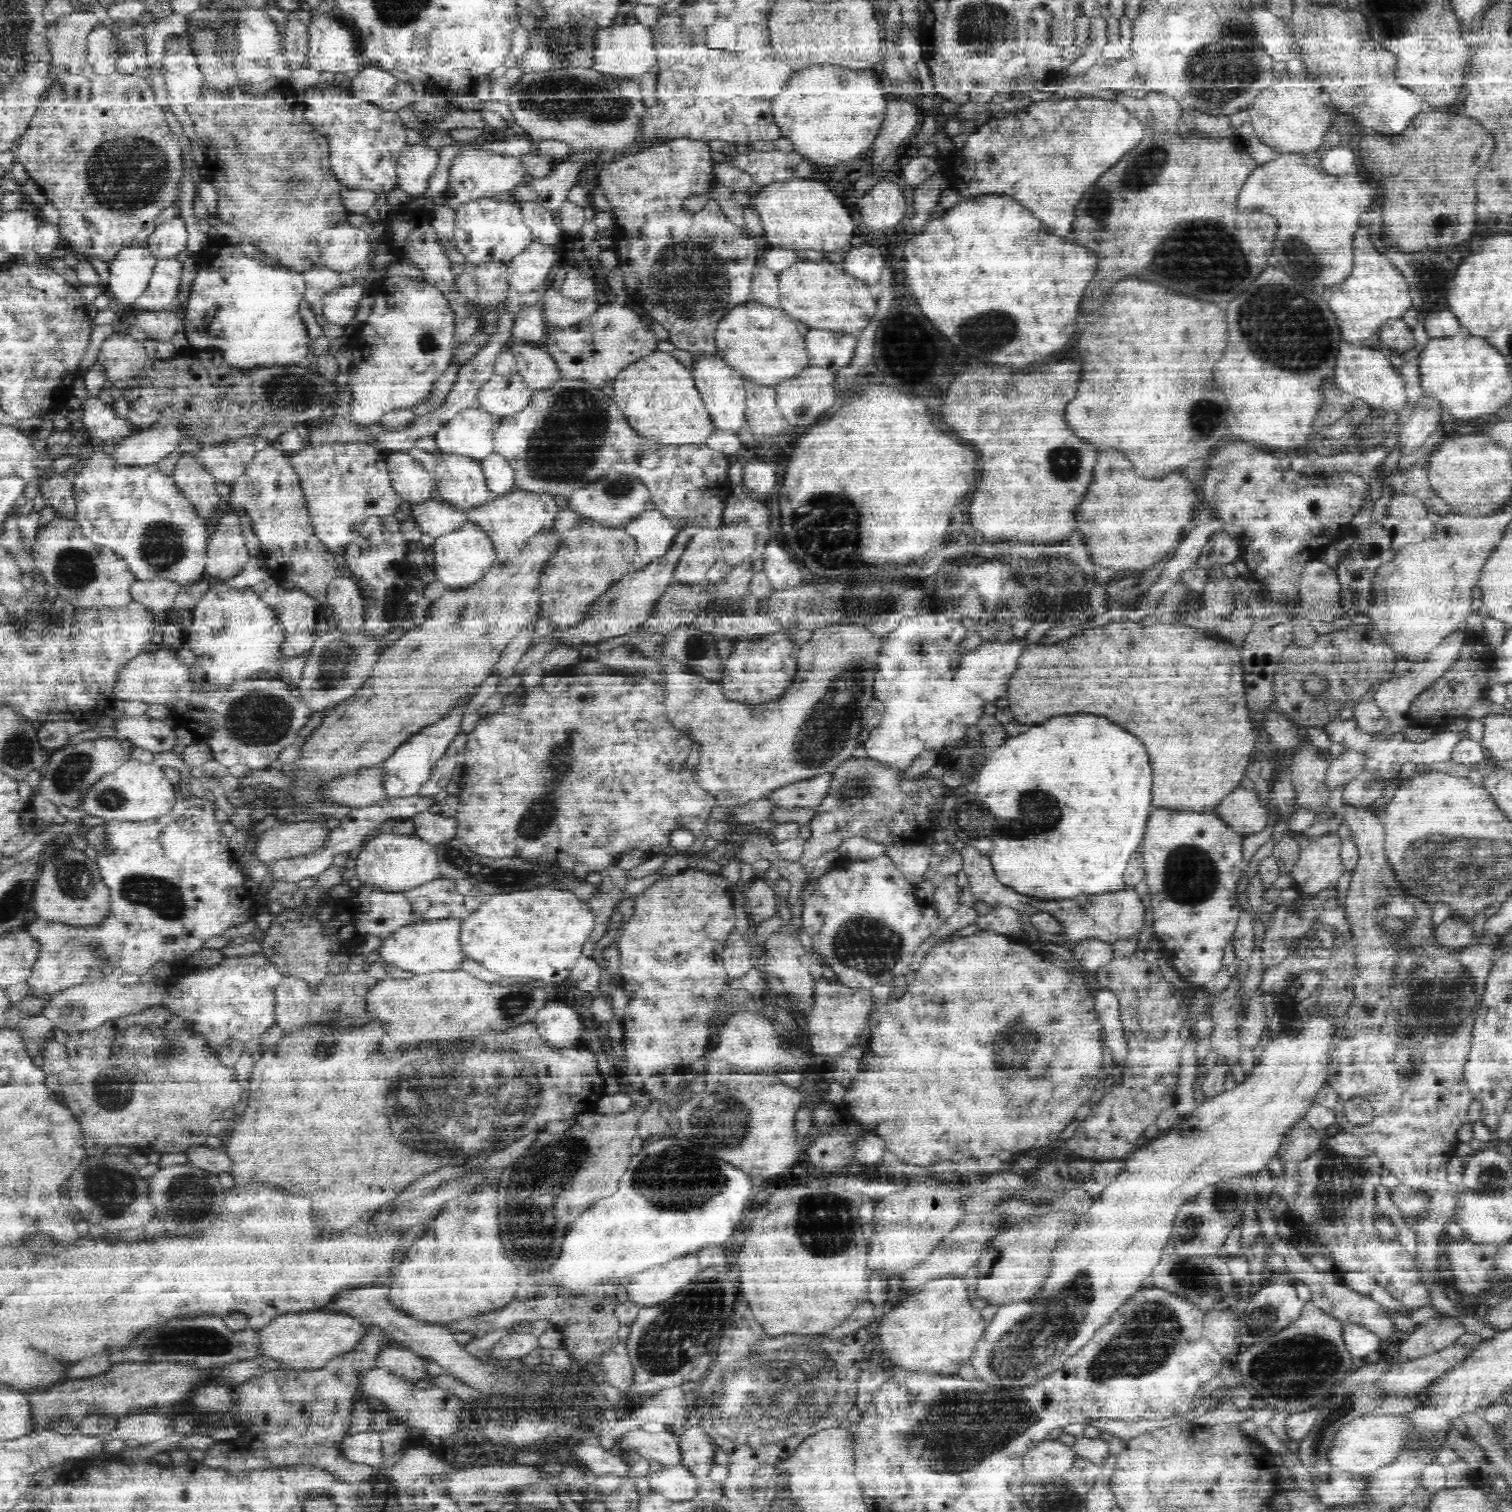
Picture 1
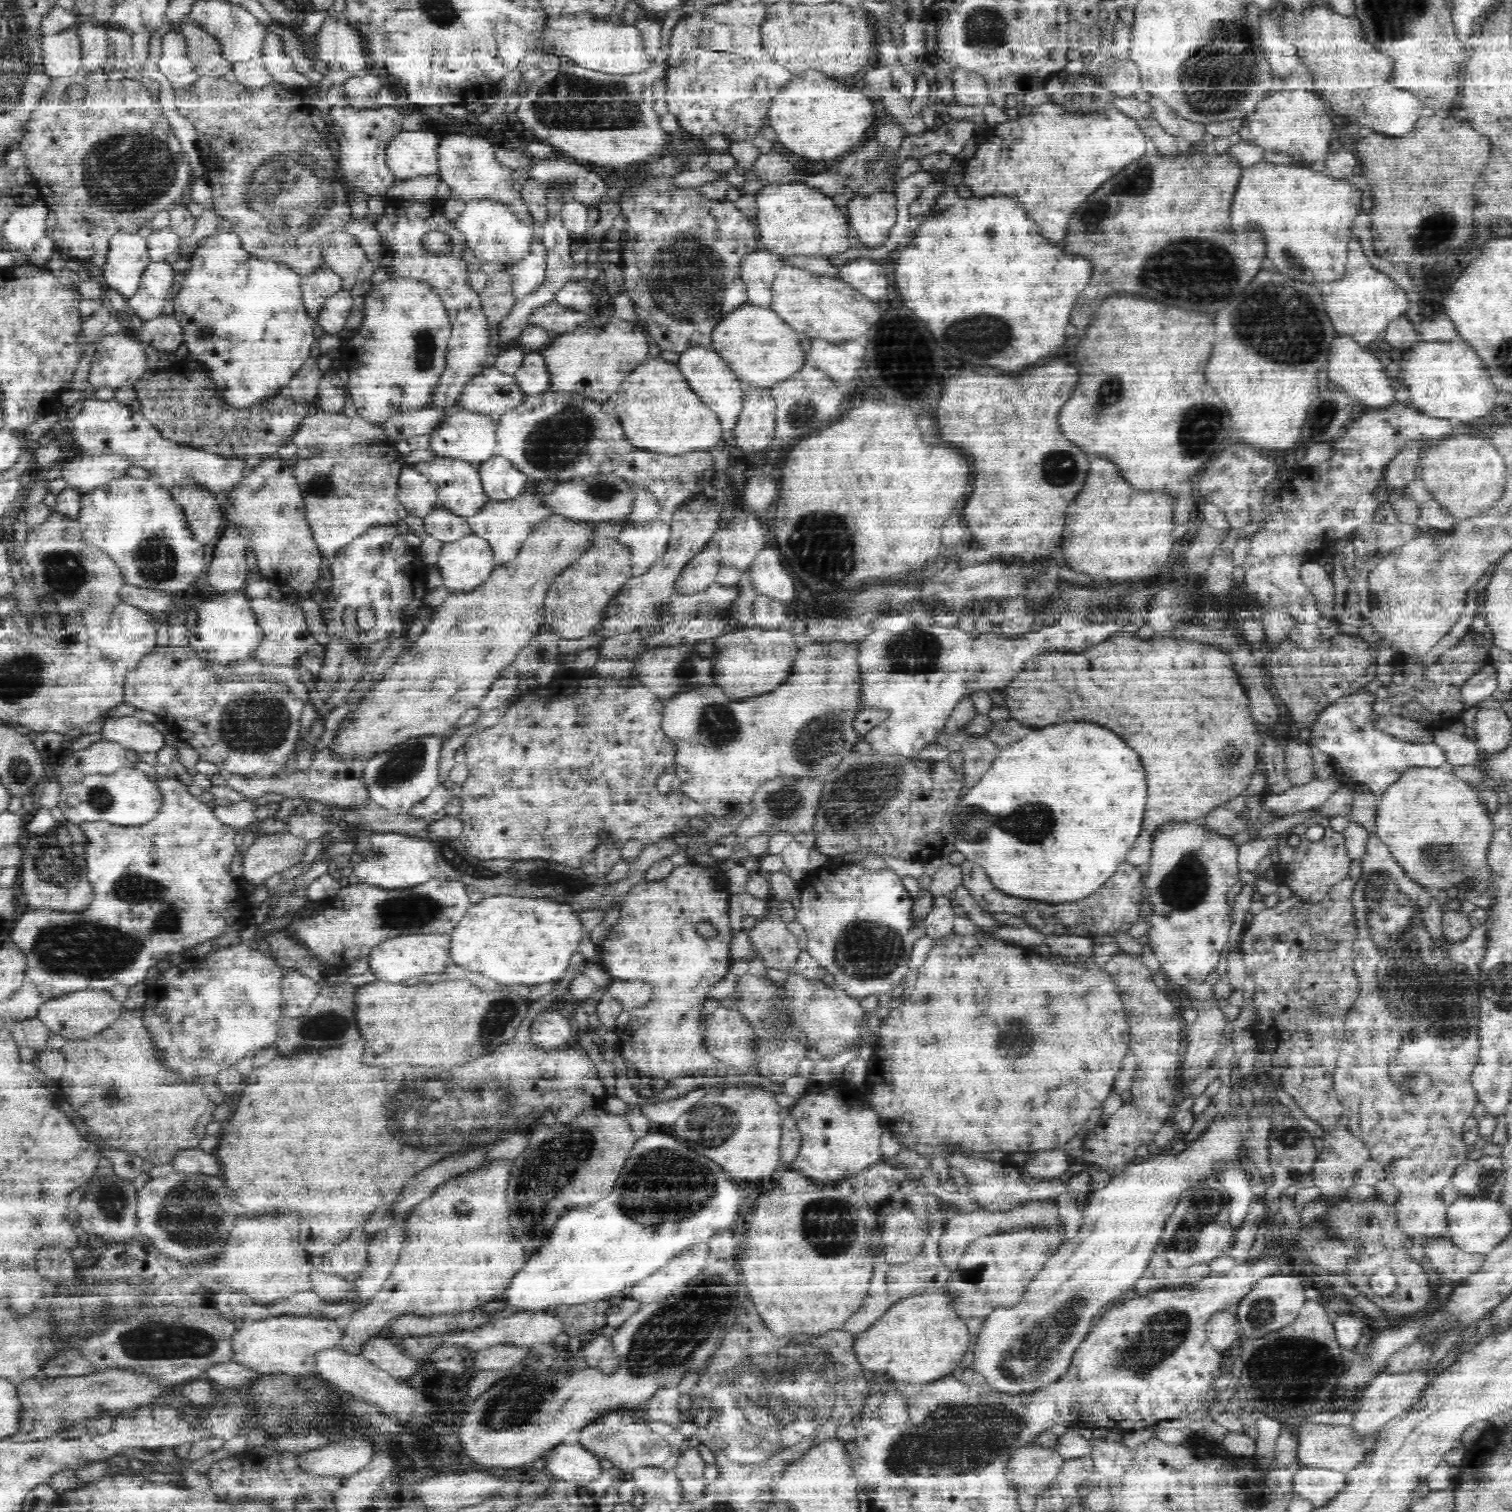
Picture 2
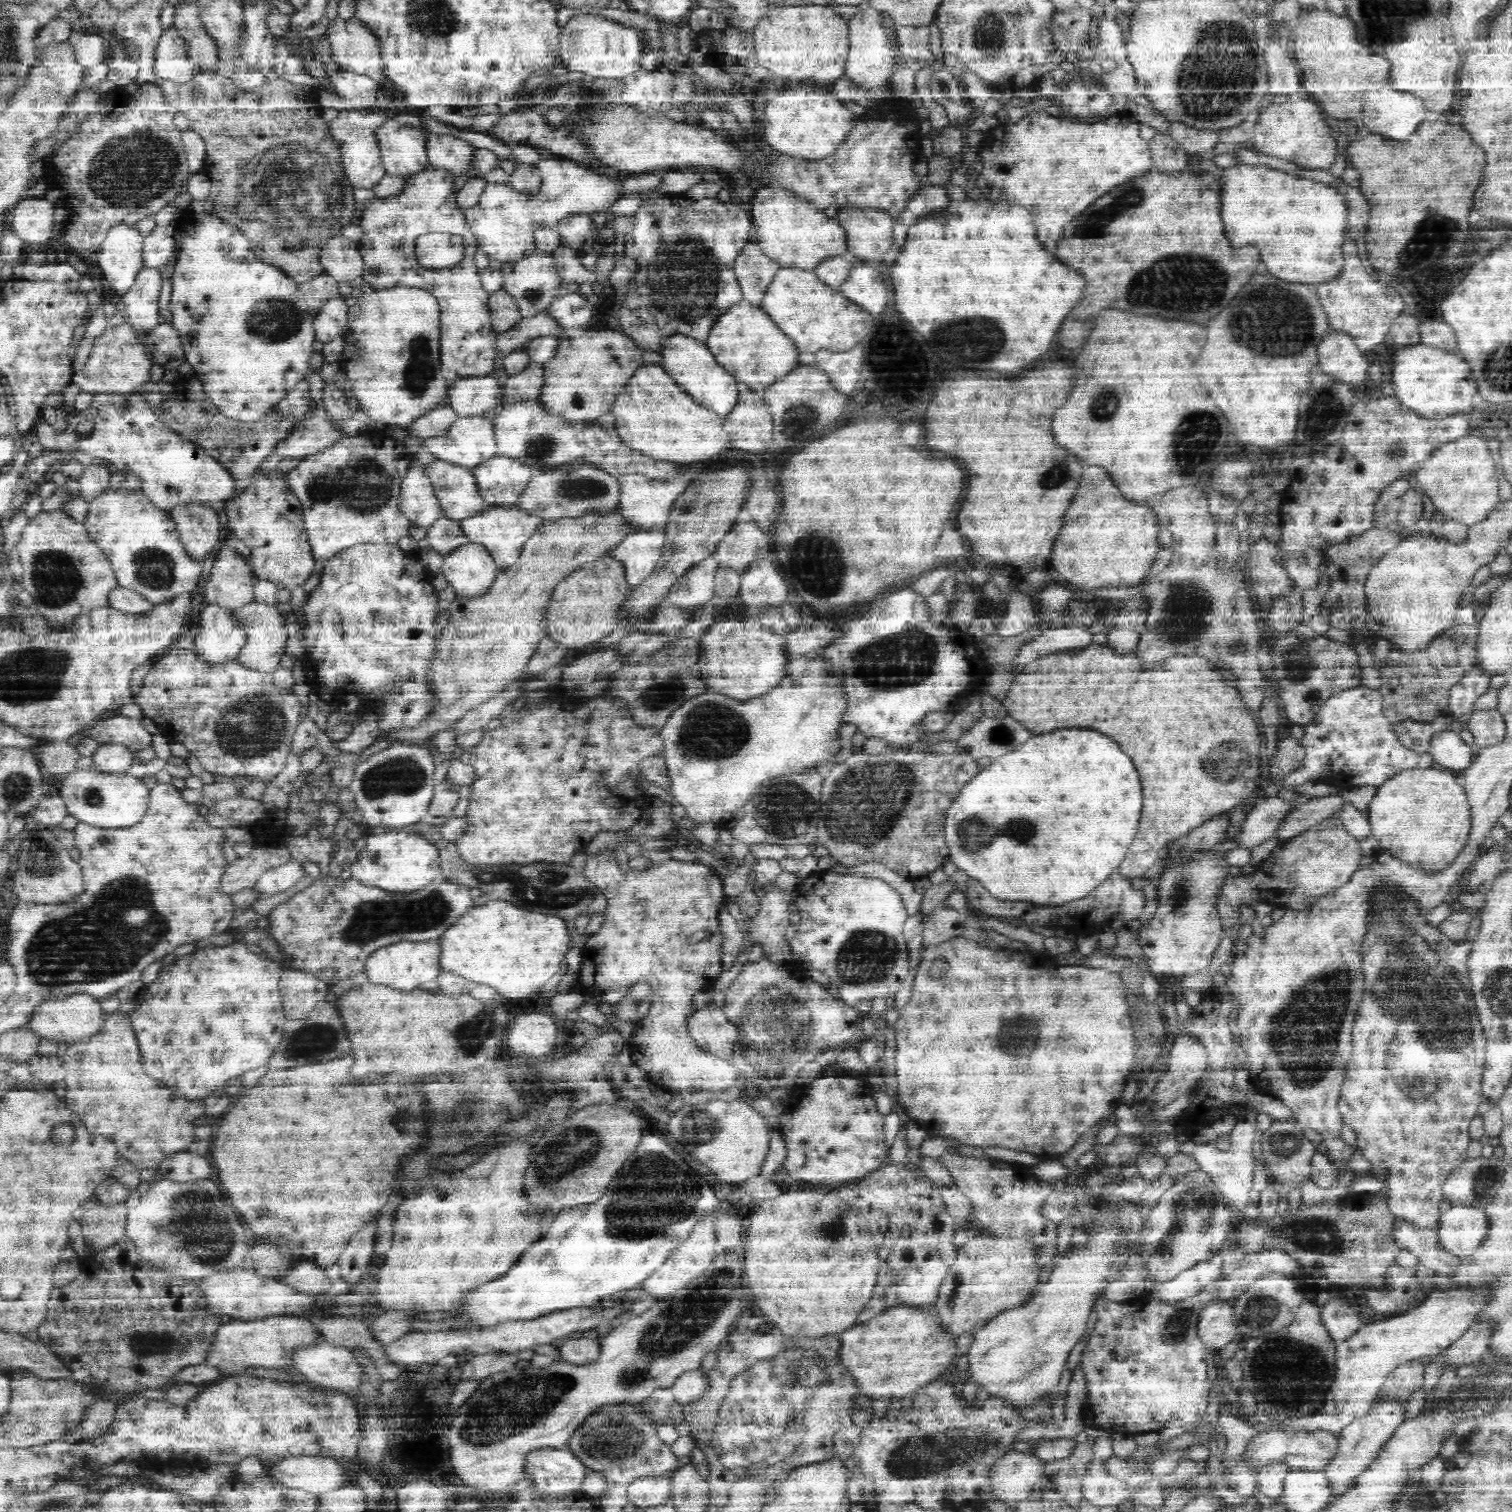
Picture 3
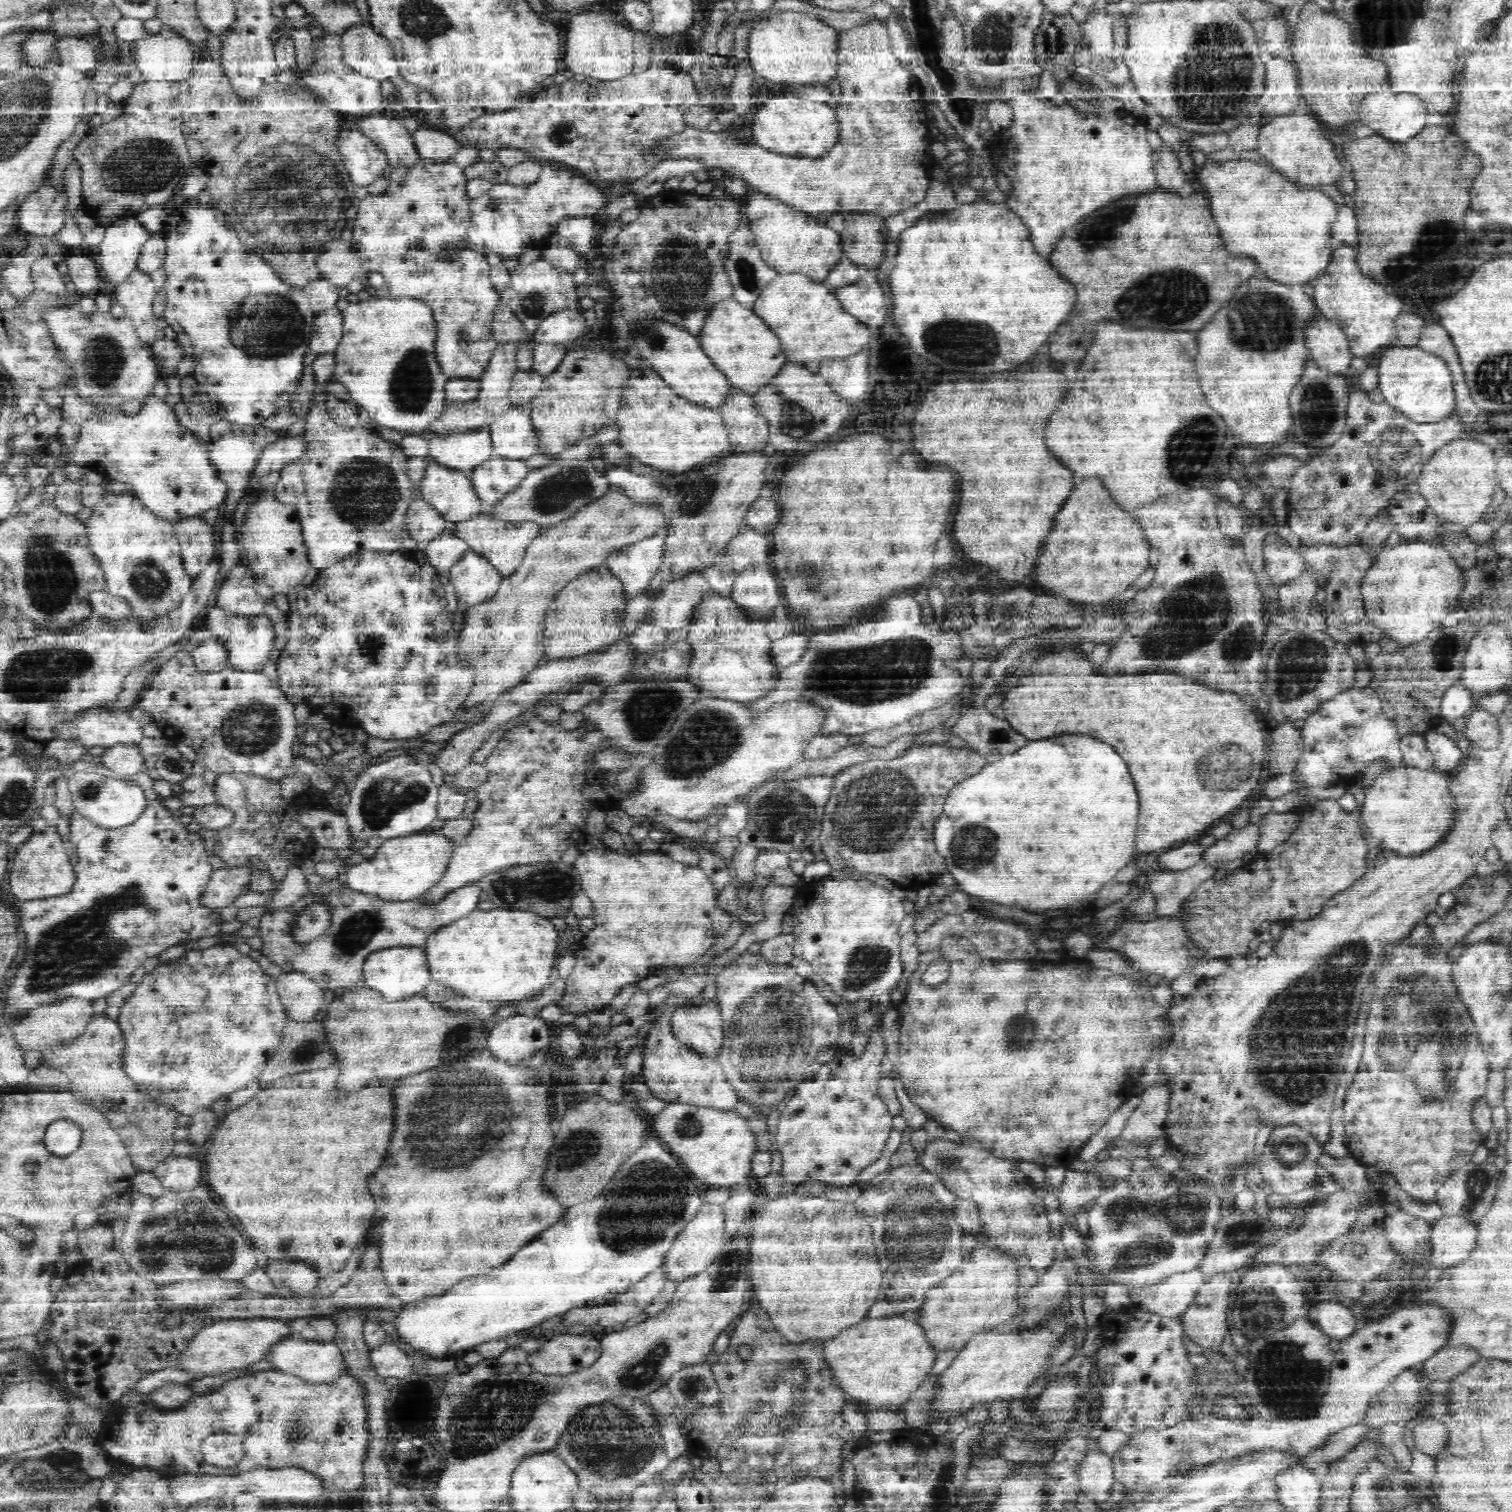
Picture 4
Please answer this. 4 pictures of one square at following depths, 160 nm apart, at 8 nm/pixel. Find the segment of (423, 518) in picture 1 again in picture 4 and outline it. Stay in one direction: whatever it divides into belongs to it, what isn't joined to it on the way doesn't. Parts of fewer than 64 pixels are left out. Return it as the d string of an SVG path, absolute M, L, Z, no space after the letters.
M450 527L430 540L424 553L427 555L428 564L438 568L441 576L444 576L448 568L454 565L466 550L469 550L466 541L456 535Z

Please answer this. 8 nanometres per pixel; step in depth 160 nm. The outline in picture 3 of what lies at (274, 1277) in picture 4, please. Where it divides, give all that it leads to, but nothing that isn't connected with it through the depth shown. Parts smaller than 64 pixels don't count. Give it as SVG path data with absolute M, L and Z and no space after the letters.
M304 1260L297 1264L290 1276L284 1278L284 1283L289 1284L302 1292L312 1293L316 1296L326 1295L332 1288L333 1282L328 1279L325 1267L318 1266L312 1260Z

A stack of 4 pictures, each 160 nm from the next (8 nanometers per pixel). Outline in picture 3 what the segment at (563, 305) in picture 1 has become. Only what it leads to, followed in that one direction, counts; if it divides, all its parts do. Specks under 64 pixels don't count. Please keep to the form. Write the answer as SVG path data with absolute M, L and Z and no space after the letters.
M548 308L532 314L532 316L520 316L515 326L507 332L500 333L497 338L497 350L499 351L497 360L510 350L524 349L527 342L539 336L552 335L557 338L565 336L565 330L560 320L549 313Z

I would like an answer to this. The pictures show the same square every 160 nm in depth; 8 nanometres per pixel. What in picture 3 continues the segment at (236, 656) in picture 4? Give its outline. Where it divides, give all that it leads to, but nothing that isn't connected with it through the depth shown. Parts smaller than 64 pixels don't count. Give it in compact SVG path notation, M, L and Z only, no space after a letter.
M252 601L242 604L240 608L234 611L237 618L245 626L243 629L248 635L248 642L236 660L247 668L273 673L274 670L280 668L280 661L282 656L286 655L286 642L288 642L285 619L278 605Z

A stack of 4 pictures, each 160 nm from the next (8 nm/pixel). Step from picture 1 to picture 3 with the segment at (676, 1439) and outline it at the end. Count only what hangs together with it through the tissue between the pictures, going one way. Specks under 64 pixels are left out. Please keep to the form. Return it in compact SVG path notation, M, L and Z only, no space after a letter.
M630 1403L605 1405L592 1413L570 1437L570 1448L591 1470L603 1471L607 1481L630 1485L642 1476L668 1476L681 1463L670 1444L660 1440L649 1418Z

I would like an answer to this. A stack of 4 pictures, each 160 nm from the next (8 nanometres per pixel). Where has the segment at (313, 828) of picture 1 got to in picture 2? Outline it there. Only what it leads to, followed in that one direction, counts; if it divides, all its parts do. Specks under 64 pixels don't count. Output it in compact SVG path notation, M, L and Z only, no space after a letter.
M287 829L283 832L266 833L255 838L249 849L243 852L243 876L244 880L251 884L260 885L267 878L287 868L296 866L302 862L310 840L296 836Z

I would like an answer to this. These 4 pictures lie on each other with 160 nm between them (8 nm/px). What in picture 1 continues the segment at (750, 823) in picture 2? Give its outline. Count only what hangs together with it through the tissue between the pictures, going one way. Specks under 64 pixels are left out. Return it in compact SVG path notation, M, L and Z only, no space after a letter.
M833 773L819 774L774 791L769 798L778 803L778 807L818 807L828 794Z

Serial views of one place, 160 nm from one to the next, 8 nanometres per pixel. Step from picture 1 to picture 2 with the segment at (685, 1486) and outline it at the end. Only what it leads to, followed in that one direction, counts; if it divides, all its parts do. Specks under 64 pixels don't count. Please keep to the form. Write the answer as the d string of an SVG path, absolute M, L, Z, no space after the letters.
M660 1465L636 1466L634 1481L646 1500L666 1499L673 1504L684 1500L684 1487L674 1469L664 1469Z

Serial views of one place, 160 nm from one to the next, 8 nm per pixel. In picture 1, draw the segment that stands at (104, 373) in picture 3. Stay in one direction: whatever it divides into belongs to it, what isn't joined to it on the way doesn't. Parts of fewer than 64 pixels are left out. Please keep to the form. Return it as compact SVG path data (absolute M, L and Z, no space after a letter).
M128 334L112 335L101 346L99 358L105 360L109 383L120 378L136 377L147 360L142 339Z

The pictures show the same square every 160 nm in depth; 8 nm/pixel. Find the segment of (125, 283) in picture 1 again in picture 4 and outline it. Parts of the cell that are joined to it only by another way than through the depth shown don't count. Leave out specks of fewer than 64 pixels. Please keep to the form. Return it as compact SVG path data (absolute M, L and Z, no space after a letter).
M128 217L118 219L105 228L103 241L99 244L99 254L95 257L99 268L106 272L105 280L110 281L116 288L121 287L127 278L137 269L137 264L144 243L151 234L135 219Z

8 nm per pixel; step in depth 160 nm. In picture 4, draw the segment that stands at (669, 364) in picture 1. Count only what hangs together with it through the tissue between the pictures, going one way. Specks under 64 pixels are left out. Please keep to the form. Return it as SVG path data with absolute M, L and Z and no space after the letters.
M647 364L631 370L618 408L615 423L620 428L619 442L642 464L682 472L732 448L719 410L710 410L676 395L661 374Z

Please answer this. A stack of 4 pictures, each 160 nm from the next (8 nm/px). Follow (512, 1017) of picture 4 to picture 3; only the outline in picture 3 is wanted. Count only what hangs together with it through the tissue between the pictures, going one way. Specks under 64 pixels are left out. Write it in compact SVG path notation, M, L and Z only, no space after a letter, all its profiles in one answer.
M536 1010L516 1018L505 1040L506 1048L520 1056L549 1055L560 1034L555 1016L547 1010Z

